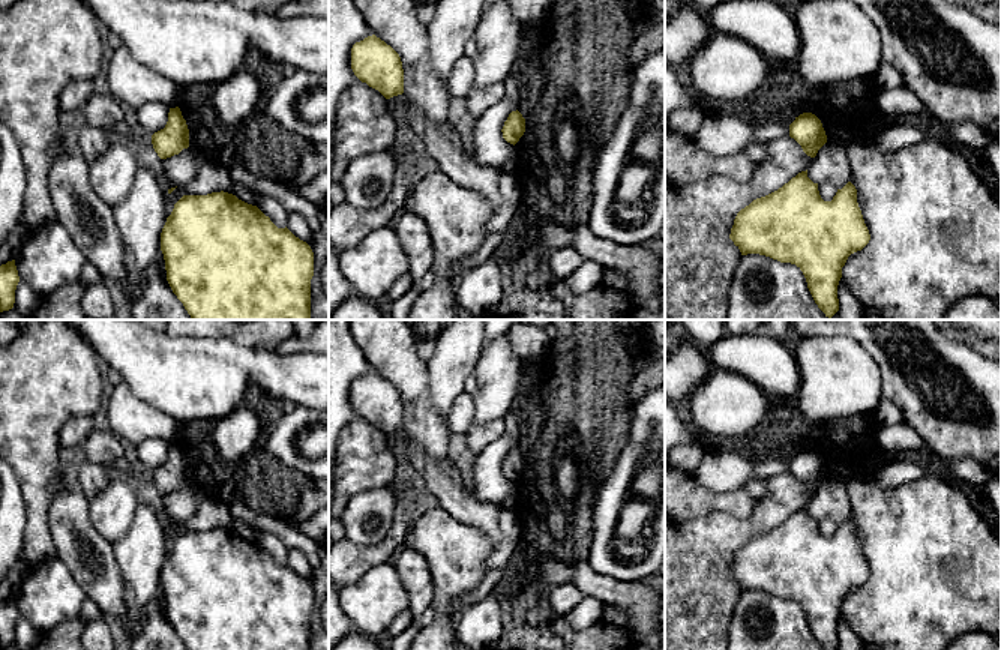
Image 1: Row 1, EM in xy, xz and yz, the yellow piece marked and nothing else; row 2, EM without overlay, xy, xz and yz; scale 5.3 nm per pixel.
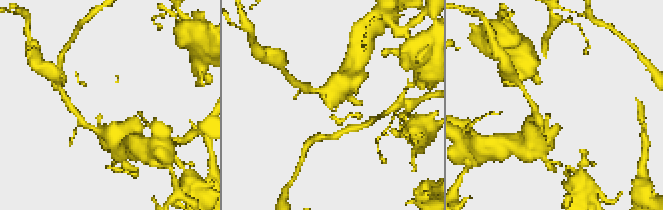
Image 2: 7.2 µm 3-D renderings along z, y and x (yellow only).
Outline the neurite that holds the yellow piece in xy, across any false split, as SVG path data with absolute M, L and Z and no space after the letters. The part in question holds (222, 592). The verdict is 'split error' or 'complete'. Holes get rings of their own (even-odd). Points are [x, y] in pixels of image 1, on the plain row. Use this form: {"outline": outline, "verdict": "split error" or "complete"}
{"outline": "M233 530L183 531L162 564L161 587L167 617L188 650L311 650L311 582Z", "verdict": "complete"}

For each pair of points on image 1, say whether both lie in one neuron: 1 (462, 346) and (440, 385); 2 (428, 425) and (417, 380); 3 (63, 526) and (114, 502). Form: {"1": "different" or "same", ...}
{"1": "same", "2": "same", "3": "different"}

